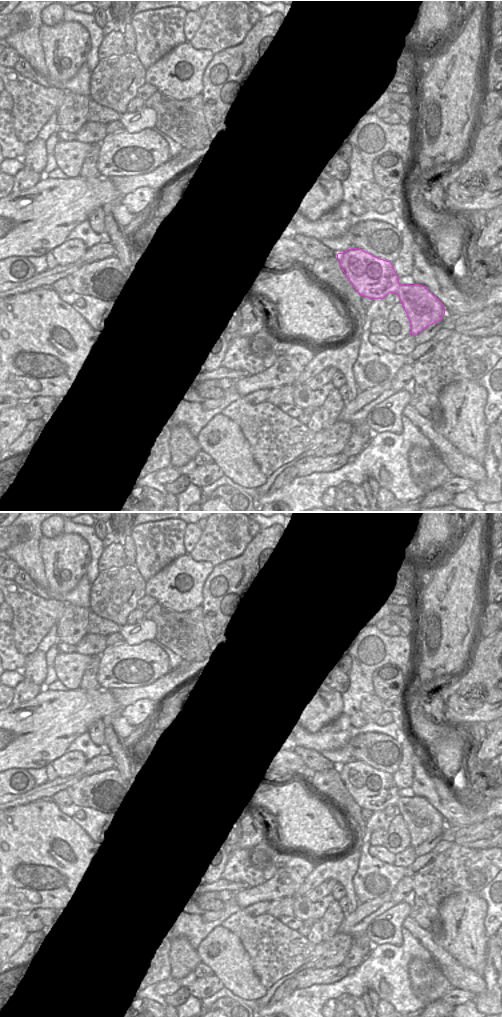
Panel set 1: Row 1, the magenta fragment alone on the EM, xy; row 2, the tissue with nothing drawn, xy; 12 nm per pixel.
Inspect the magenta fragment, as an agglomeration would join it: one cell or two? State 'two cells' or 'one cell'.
one cell

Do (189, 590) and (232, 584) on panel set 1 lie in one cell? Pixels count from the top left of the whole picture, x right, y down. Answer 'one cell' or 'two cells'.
two cells

